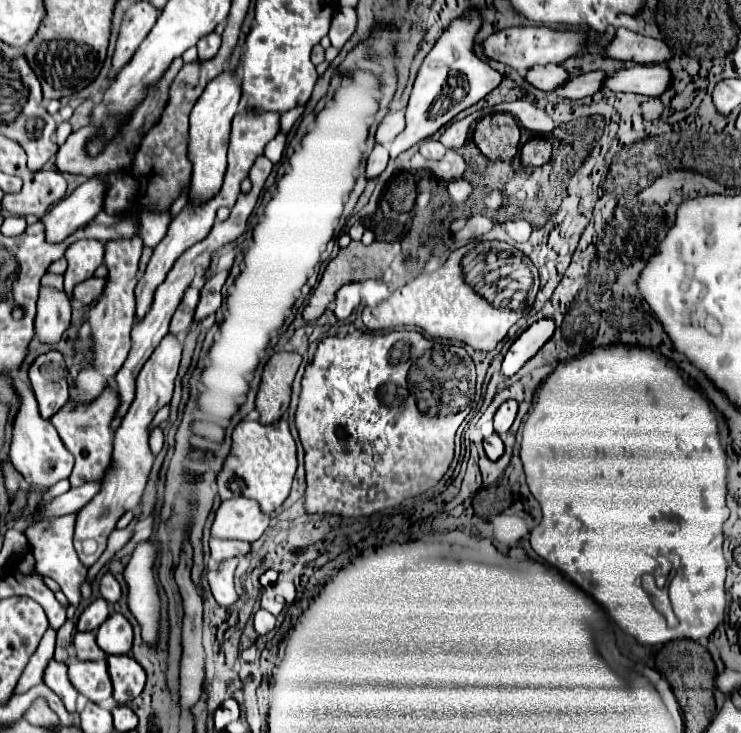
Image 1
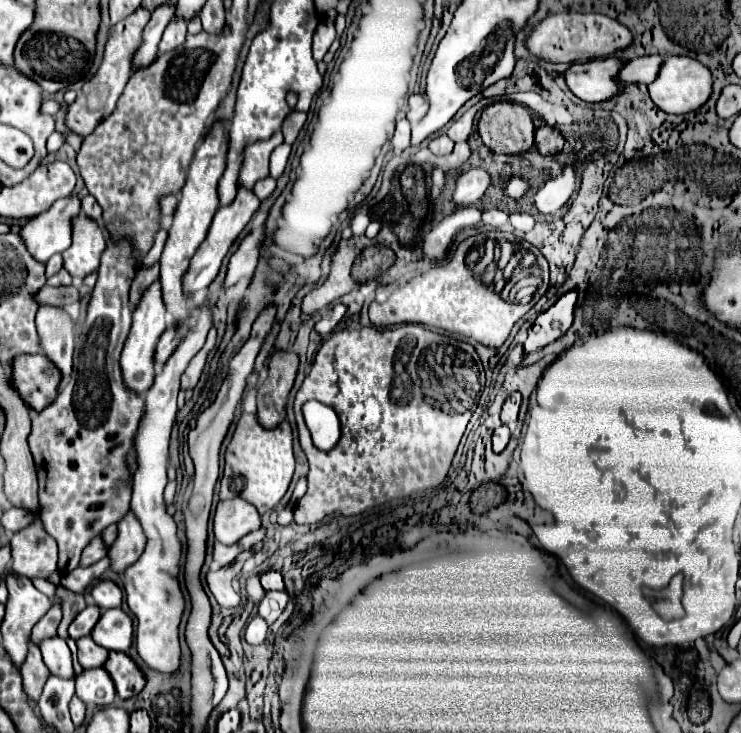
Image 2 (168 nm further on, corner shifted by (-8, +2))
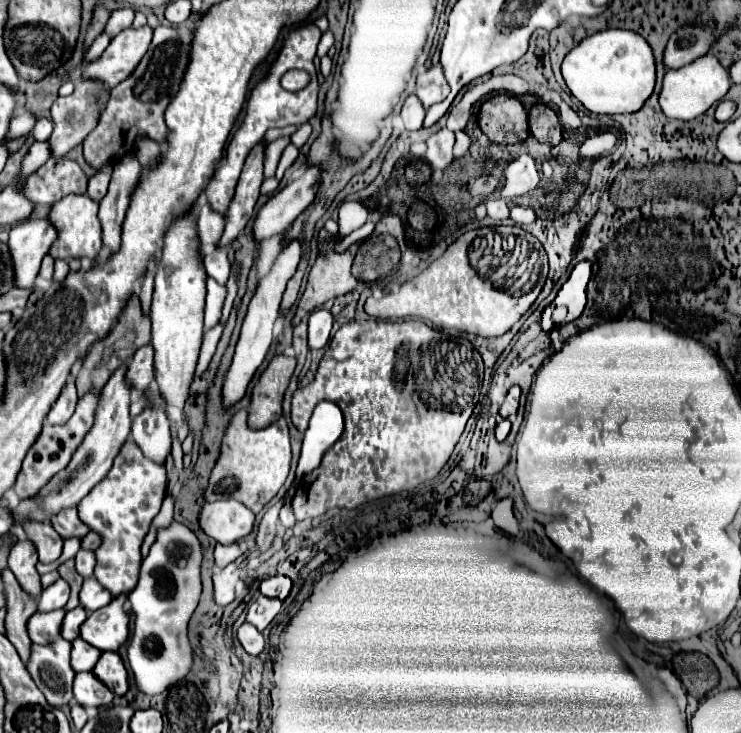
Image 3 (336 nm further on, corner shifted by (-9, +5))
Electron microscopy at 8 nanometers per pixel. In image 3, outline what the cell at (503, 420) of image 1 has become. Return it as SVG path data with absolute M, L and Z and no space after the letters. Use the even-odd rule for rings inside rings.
M518 385L511 387L499 409L499 414L502 418L508 418L510 415L516 413L519 407L520 396L521 388Z

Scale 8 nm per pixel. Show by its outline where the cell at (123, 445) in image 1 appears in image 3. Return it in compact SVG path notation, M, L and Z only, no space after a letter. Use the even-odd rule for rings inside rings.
M80 549L74 561L76 561L76 571L78 571L82 577L92 577L92 575L94 575L94 565L96 565L96 555L94 555L94 551Z

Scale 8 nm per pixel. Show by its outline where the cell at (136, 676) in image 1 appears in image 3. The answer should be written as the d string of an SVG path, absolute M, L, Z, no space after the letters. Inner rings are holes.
M106 651L98 659L92 673L116 695L124 695L128 691L128 671L124 667L124 661L118 653Z

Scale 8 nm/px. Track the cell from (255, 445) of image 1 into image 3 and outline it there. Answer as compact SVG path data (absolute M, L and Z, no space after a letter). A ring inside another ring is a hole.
M242 409L232 417L232 423L222 439L220 457L208 481L206 501L218 501L230 497L244 503L250 511L260 513L262 507L270 503L270 499L284 485L290 471L290 459L292 453L290 453L290 435L286 419L280 417L270 427L254 431L246 425L246 411Z

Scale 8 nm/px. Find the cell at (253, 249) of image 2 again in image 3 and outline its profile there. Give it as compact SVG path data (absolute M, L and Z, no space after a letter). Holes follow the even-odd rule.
M310 167L300 179L270 197L270 201L258 211L258 217L254 219L252 237L256 247L292 225L292 221L314 201L318 181L318 167Z

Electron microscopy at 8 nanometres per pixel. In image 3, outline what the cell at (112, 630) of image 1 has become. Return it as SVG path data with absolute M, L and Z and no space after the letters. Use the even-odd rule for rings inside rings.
M128 593L116 597L110 605L96 609L84 625L80 627L80 637L100 651L118 651L128 639L128 613L124 611L124 601Z

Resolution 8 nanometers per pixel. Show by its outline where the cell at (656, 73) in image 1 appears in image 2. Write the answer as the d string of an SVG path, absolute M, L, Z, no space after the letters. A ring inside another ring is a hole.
M667 56L663 62L663 68L657 76L657 80L649 86L651 100L655 102L657 108L661 108L667 114L687 114L693 110L699 110L711 96L713 80L711 80L711 70L701 64L695 58L689 56Z

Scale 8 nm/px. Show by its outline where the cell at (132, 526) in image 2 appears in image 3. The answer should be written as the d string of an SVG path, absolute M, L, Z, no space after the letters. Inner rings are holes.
M128 439L120 449L110 473L80 501L80 519L96 533L102 535L102 545L96 549L96 579L106 587L112 597L132 591L138 581L140 545L150 531L152 519L158 515L166 495L166 469L148 461L138 445Z

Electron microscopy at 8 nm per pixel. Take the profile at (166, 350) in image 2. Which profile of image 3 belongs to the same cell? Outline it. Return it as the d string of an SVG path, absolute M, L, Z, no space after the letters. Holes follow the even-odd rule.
M144 345L134 353L132 363L128 365L128 379L140 391L144 391L154 381L154 349Z

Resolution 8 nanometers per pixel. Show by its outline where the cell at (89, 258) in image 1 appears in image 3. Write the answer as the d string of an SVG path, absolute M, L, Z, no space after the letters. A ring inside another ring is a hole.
M68 195L62 201L58 201L50 209L50 215L48 215L48 219L60 231L60 237L52 245L50 255L56 259L64 259L64 261L82 259L82 257L88 257L94 261L102 249L102 239L100 239L102 229L100 229L100 221L96 213L98 213L98 203L94 203L88 195Z

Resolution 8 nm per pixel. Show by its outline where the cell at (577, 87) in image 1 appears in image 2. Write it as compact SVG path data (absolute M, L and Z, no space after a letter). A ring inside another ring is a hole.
M659 54L635 58L635 60L631 60L631 62L625 64L625 70L623 70L623 74L621 74L619 78L621 78L623 82L627 82L627 84L635 84L635 82L651 84L651 82L657 78L663 60L665 60L665 58L659 56Z

